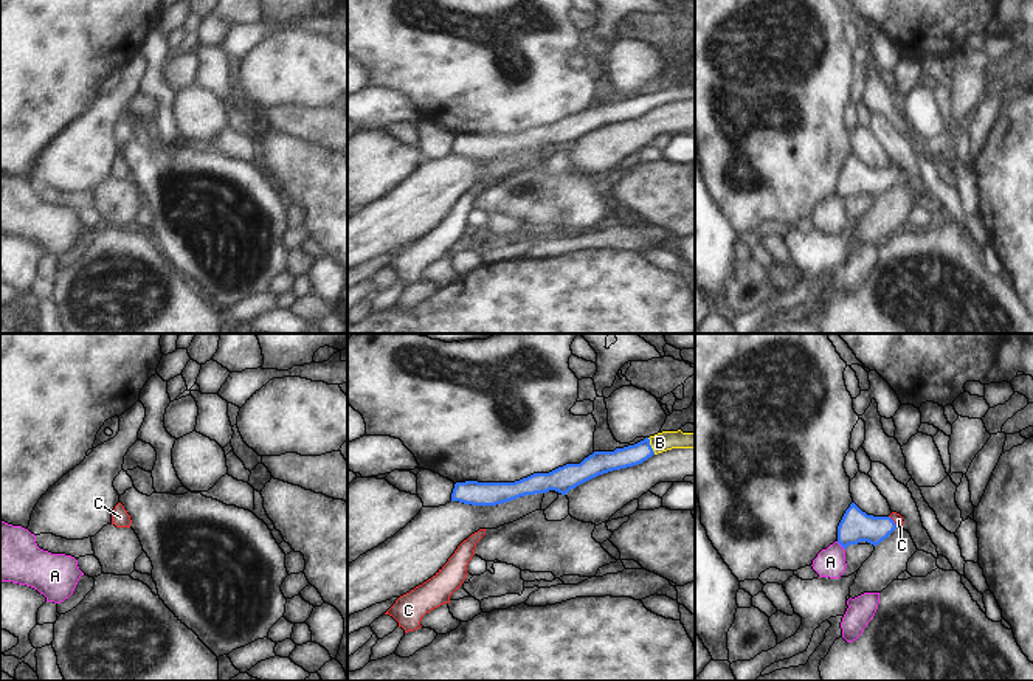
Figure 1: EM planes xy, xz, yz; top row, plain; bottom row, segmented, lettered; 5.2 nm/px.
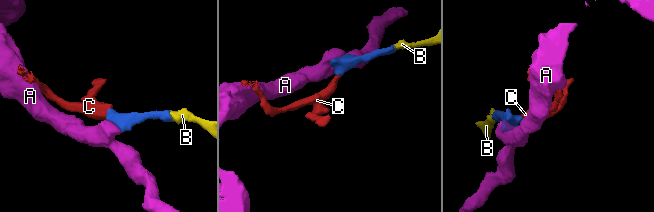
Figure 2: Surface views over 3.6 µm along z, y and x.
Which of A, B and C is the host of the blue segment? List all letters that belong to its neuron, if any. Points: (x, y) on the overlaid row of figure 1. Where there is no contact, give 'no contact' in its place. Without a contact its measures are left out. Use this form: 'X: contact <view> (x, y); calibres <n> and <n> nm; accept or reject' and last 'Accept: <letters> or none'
A: contact yz (841, 545); calibres 160 and 150 nm; reject
B: contact xz (650, 445); calibres 110 and 100 nm; accept
C: contact yz (894, 521); calibres 160 and 50 nm; accept
Accept: B, C

